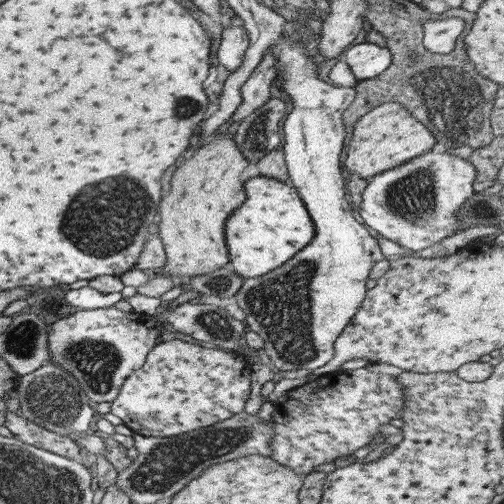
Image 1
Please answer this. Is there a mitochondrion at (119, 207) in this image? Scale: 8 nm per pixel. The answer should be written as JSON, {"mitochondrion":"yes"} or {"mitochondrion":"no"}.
{"mitochondrion":"yes"}

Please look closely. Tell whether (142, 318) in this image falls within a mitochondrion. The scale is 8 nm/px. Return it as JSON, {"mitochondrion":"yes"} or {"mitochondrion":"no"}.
{"mitochondrion":"no"}

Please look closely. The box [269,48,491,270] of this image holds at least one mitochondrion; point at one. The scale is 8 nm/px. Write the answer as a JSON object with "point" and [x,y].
{"point":[450,100]}

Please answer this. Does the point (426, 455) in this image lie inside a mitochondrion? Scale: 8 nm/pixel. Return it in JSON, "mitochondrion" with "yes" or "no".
{"mitochondrion":"no"}

